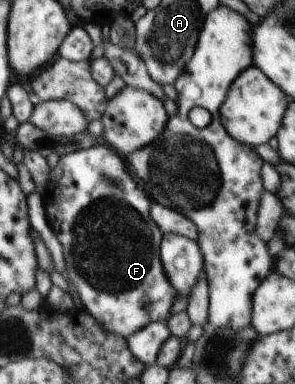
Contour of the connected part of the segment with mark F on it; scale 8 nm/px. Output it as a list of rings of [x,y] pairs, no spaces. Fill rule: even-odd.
[[[95,144],[90,148],[74,150],[71,153],[62,155],[55,167],[50,168],[48,173],[48,183],[43,191],[41,191],[48,224],[57,235],[57,239],[61,242],[65,263],[65,276],[75,285],[79,299],[81,299],[84,309],[90,313],[92,322],[99,325],[105,332],[111,332],[115,335],[128,338],[136,331],[143,329],[146,325],[153,322],[167,322],[171,317],[171,306],[178,293],[169,281],[168,275],[165,273],[163,262],[160,258],[160,241],[162,240],[163,231],[154,222],[154,219],[149,215],[152,203],[145,193],[144,189],[140,188],[137,179],[133,173],[129,173],[127,163],[113,148],[107,145]]]

